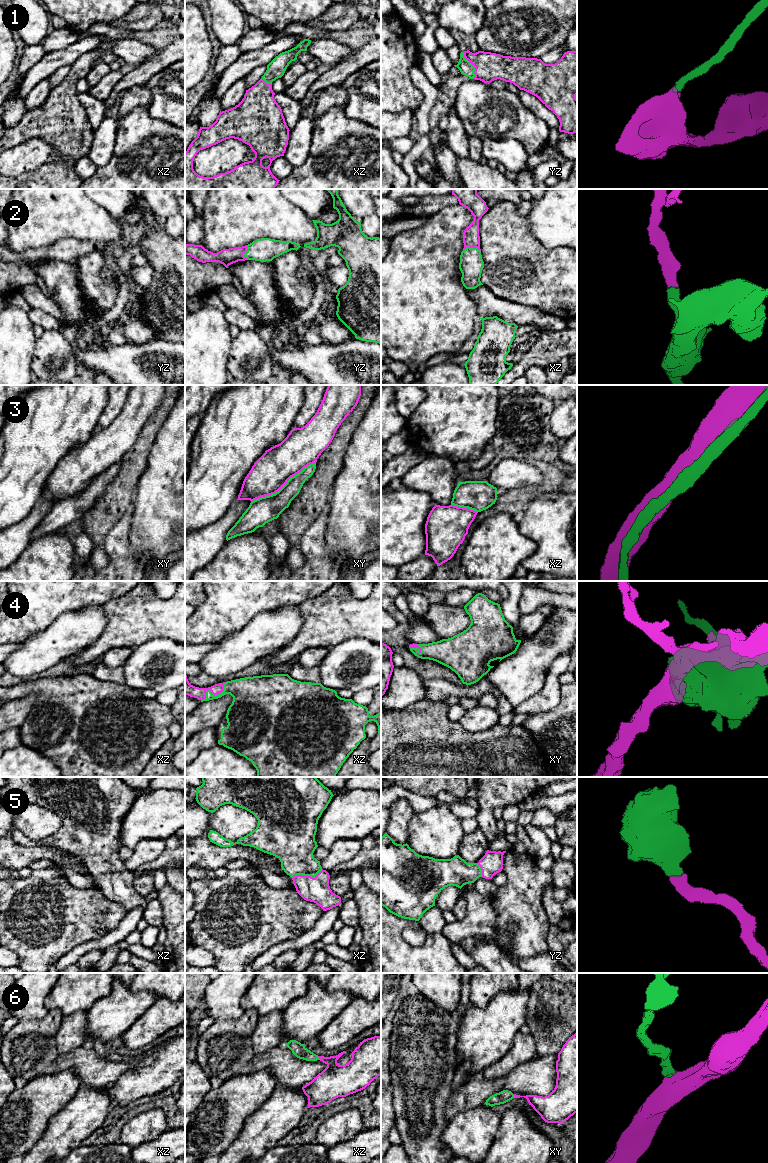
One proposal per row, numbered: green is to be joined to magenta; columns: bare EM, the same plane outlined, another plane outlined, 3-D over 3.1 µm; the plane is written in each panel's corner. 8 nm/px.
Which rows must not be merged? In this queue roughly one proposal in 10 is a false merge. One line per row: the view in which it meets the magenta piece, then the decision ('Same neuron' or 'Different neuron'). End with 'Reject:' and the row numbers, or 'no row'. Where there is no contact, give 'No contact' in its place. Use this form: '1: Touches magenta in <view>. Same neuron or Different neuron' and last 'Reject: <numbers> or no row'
1: Touches magenta in yz. Same neuron
2: Touches magenta in xz. Same neuron
3: Touches magenta in xy. Same neuron
4: Touches magenta in xz. Same neuron
5: Touches magenta in xz. Same neuron
6: Touches magenta in xz. Same neuron
Reject: no row

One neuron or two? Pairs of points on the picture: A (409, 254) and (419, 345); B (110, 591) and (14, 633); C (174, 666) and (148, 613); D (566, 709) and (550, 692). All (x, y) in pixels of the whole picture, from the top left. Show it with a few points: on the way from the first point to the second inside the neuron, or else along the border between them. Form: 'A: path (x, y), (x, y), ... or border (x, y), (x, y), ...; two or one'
A: path (415, 277), (415, 322); one
B: path (86, 591), (62, 591), (38, 615); one
C: border (174, 640), (152, 638), (138, 646); two
D: border (561, 685), (560, 701), (548, 711), (539, 713); two

